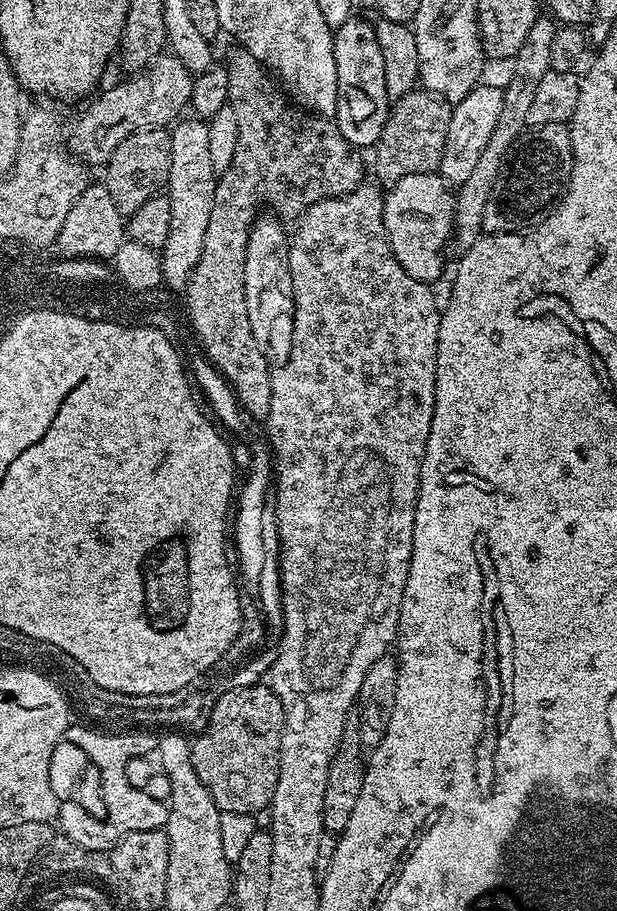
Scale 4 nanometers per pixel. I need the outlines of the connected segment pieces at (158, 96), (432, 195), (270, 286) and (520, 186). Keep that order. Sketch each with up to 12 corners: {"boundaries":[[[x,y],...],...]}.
{"boundaries":[[[161,54],[108,88],[66,143],[85,165],[137,130],[168,128],[194,73]],[[436,172],[387,189],[384,229],[410,278],[444,272],[456,198]],[[257,215],[246,244],[246,318],[269,365],[294,338],[289,233]],[[568,124],[525,131],[494,178],[484,232],[538,227],[572,173]]]}

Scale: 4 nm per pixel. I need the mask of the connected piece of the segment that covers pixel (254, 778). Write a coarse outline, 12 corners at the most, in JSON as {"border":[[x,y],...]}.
{"border":[[267,683],[228,690],[191,741],[221,812],[272,802],[284,733]]}

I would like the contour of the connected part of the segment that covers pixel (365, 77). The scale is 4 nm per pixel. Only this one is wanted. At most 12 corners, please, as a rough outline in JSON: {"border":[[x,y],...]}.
{"border":[[349,18],[332,37],[334,123],[357,150],[388,121],[375,27]]}

